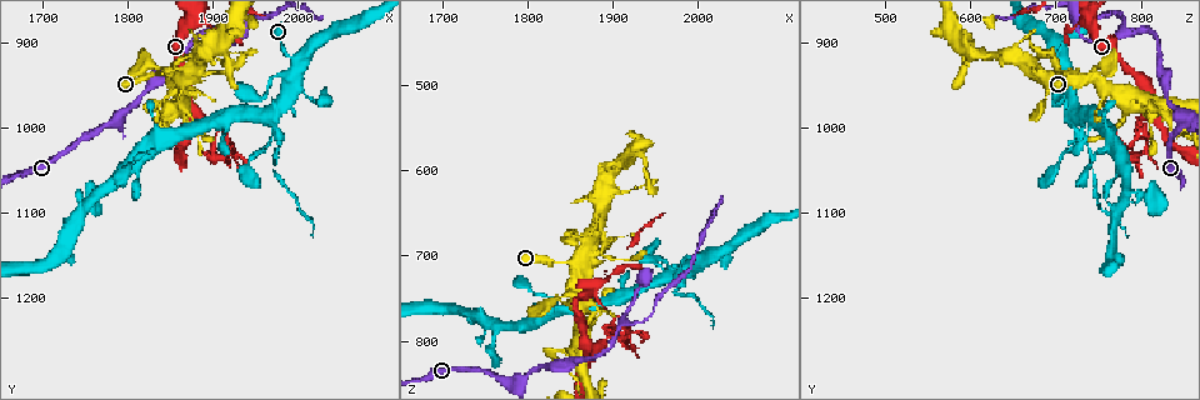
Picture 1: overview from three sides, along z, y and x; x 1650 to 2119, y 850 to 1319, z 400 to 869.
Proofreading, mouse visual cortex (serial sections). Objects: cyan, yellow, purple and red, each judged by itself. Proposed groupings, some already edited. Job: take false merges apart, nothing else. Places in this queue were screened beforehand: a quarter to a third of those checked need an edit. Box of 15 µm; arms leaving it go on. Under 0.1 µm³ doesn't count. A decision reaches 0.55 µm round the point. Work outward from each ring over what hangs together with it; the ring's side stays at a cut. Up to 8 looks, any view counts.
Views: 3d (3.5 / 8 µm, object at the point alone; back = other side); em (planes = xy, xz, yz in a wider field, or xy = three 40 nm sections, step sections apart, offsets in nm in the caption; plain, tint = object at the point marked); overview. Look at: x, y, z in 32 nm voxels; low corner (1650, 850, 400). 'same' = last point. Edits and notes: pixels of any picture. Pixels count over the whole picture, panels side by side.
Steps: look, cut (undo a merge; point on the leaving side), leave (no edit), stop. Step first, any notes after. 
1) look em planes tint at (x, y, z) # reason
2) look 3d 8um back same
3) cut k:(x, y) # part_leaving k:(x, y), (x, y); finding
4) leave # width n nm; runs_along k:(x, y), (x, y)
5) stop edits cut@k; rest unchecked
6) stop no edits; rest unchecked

look em planes tint at (1860, 965, 805) # thin neck

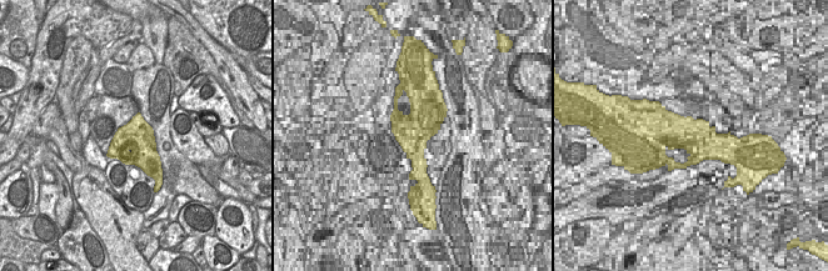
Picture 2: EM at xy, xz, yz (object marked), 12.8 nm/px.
look 3d 3.5um same

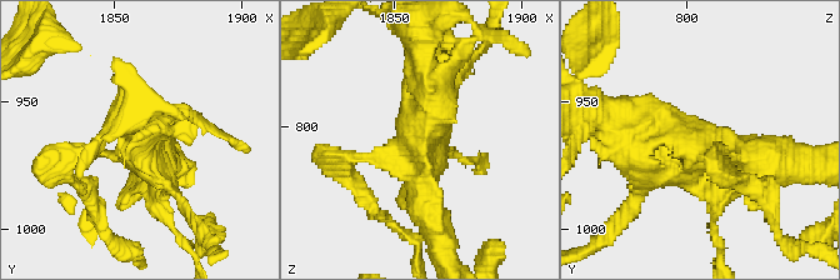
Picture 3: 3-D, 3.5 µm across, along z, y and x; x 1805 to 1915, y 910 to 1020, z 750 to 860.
leave # arms 3; runs_along 3:(634, 139), (781, 161); one cell here

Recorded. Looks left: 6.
look 3d 3.5um at (1905, 890, 785) # side arm on a straight run

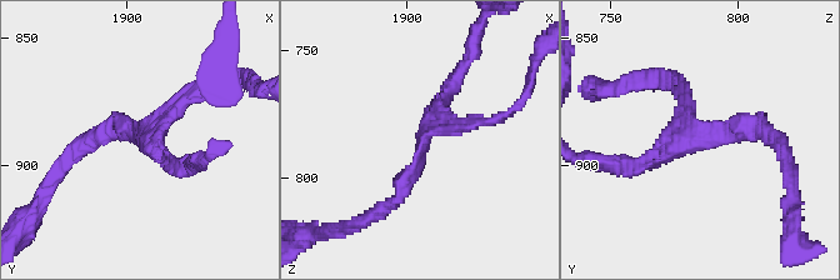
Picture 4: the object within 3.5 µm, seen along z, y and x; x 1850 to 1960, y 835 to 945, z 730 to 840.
look em xy step 3 tint at (1907, 889, 784) # arms 3; arm_widths 200, 200, 200 nm; need the tissue

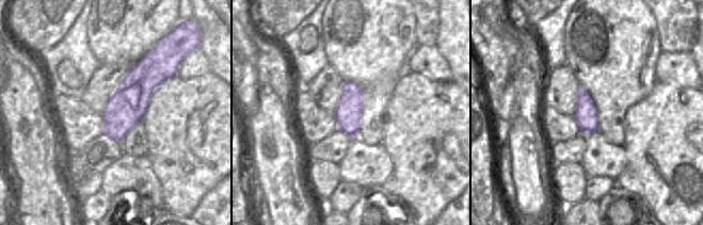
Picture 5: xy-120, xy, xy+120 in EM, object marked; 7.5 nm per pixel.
look em xy step 2 tint same

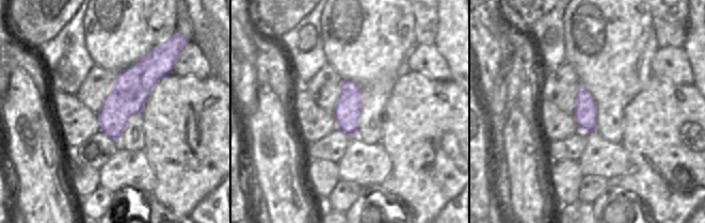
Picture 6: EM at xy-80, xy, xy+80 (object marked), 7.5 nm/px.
leave # one cell here

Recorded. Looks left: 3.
look 3d 3.5um at (1920, 1030, 790) # sharp bend

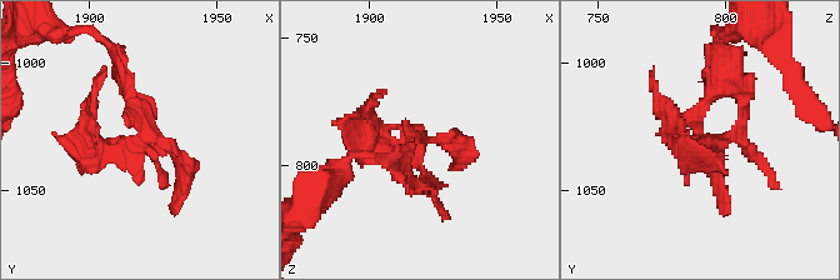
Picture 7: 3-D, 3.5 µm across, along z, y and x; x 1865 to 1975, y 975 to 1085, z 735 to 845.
look em xy step 1 tint at (1917, 1030, 789)

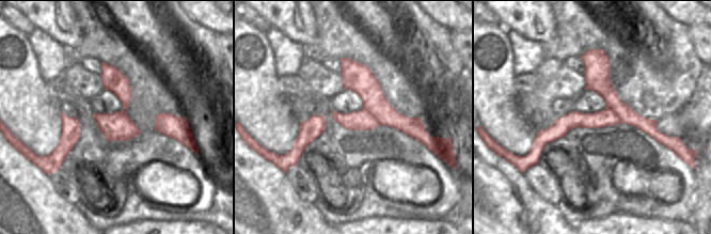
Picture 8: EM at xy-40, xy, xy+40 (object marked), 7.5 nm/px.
leave # runs_along 8:(661, 137), (630, 116), (570, 120), (532, 154); all the same cell

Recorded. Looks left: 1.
stop no edits; rest unchecked

